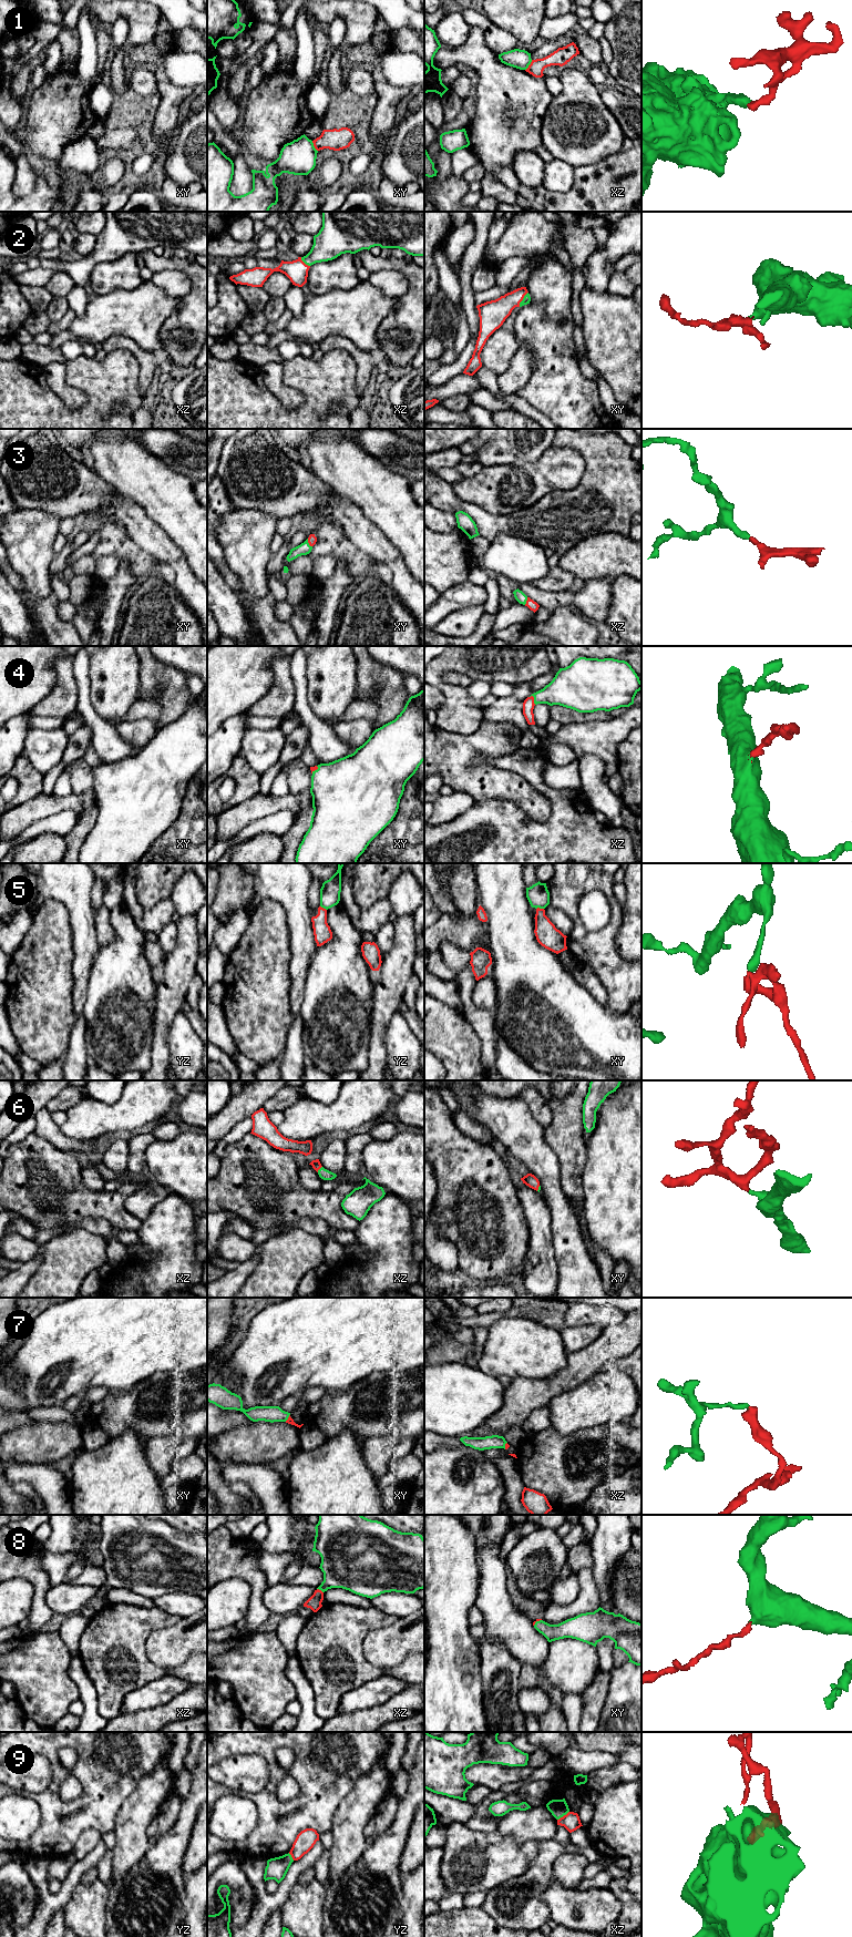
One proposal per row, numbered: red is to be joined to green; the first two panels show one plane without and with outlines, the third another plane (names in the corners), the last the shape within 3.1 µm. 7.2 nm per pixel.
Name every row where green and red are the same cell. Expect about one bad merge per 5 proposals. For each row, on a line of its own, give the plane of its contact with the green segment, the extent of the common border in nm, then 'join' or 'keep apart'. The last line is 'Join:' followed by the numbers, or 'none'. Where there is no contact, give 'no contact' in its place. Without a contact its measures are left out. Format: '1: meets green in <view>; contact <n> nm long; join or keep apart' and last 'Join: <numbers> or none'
1: meets green in xy; contact 90 nm long; keep apart
2: meets green in xy; contact 130 nm long; join
3: meets green in xy; contact 70 nm long; join
4: meets green in xz; contact 80 nm long; join
5: meets green in xy; contact 60 nm long; keep apart
6: meets green in xz; contact 60 nm long; join
7: meets green in xy; contact 70 nm long; join
8: meets green in xz; contact 60 nm long; join
9: meets green in xz; contact 110 nm long; keep apart
Join: 2, 3, 4, 6, 7, 8

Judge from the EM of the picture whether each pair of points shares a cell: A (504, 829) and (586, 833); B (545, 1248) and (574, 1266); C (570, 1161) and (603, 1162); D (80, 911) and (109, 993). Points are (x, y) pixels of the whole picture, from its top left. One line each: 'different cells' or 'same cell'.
A: same cell
B: different cells
C: different cells
D: different cells

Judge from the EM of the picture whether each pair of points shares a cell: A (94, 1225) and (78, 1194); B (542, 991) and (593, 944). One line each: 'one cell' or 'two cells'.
A: two cells
B: two cells

